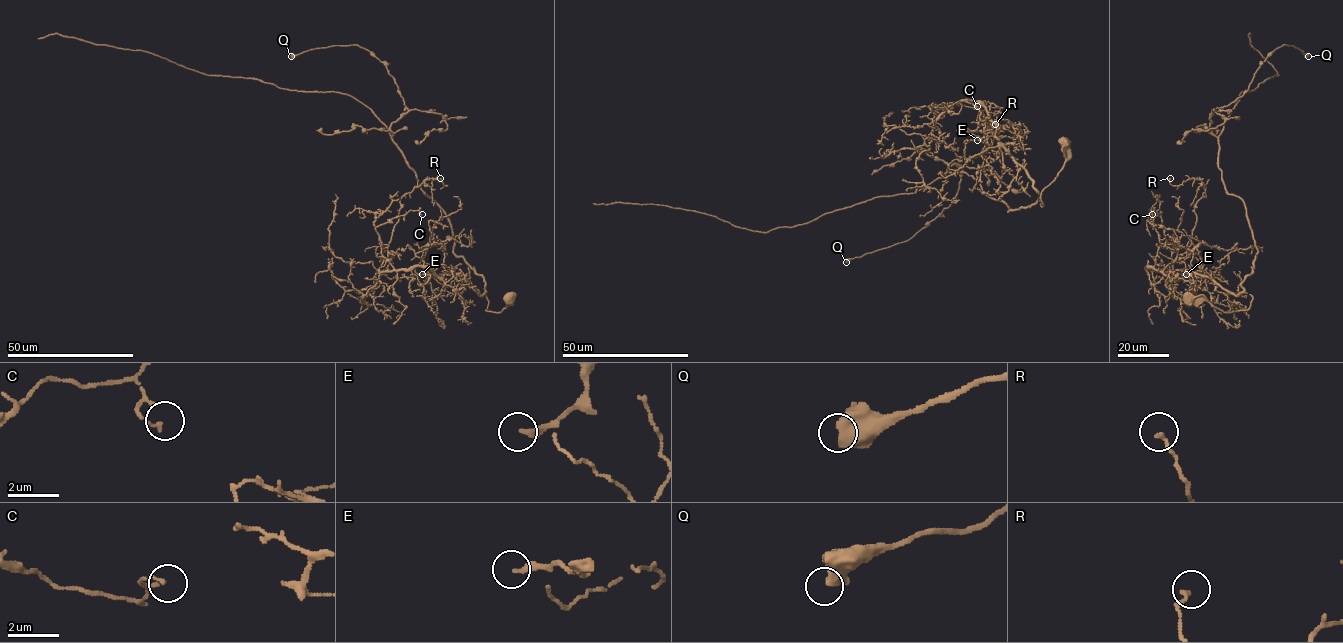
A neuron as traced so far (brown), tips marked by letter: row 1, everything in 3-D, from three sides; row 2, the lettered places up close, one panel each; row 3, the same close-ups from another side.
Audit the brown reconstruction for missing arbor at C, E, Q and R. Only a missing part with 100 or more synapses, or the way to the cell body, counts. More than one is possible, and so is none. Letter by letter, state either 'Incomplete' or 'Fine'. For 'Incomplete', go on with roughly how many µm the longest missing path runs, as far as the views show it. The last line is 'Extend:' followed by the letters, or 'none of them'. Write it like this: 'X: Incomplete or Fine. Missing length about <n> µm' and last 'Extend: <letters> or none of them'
C: Fine
E: Fine
Q: Fine
R: Fine
Extend: none of them

